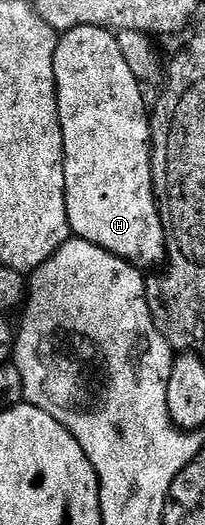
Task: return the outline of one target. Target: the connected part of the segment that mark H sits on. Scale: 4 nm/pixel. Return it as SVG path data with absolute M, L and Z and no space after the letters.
M78 27L72 31L62 32L58 36L59 44L53 57L53 73L55 74L55 92L57 93L57 105L59 106L59 120L63 130L63 176L65 177L65 201L67 202L67 216L71 226L71 234L74 238L84 239L109 253L116 255L118 259L124 259L126 263L140 269L158 268L167 262L167 242L165 241L165 229L161 225L159 206L155 203L155 190L153 189L153 169L151 168L151 121L149 118L149 103L143 100L141 81L129 69L129 61L121 53L121 45L116 32L107 31L104 27Z

